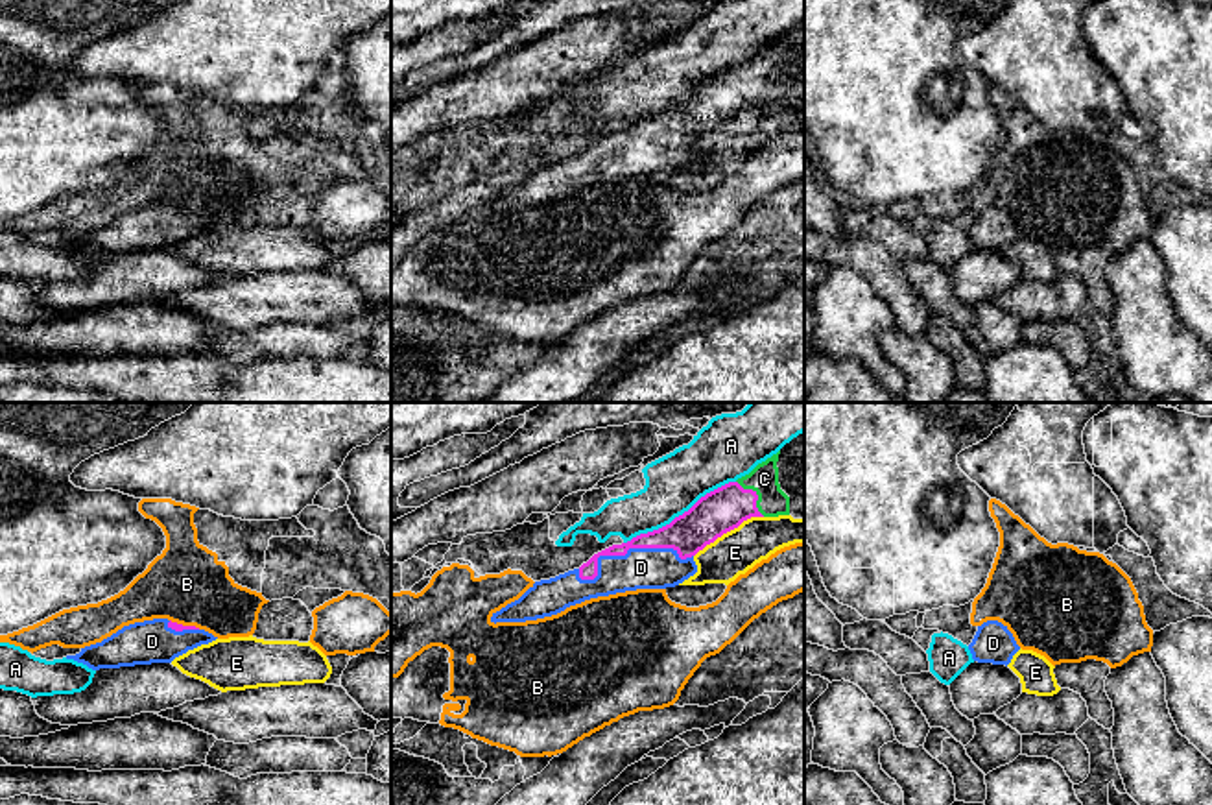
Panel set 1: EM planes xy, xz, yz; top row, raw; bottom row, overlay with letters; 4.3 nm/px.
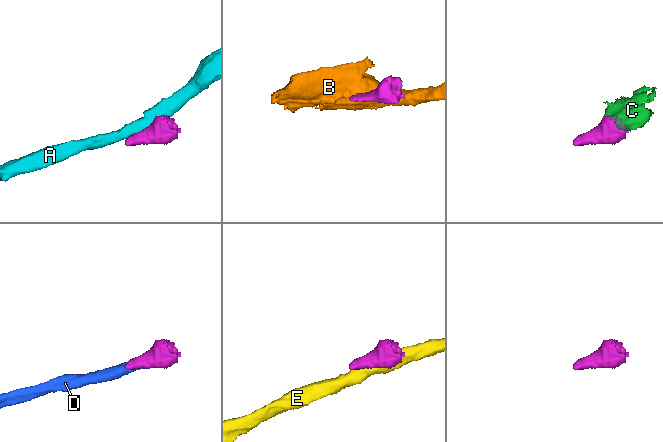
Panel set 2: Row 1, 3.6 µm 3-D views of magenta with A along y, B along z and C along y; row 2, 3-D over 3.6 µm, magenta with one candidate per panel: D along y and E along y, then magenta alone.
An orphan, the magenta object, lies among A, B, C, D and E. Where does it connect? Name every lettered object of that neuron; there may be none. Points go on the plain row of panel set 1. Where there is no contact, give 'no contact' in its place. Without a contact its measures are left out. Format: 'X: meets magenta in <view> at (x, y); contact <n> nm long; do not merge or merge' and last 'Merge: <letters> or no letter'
A: meets magenta in xz at (679, 102); contact 550 nm long; do not merge
B: meets magenta in xy at (185, 213); contact 140 nm long; do not merge
C: meets magenta in xz at (757, 82); contact 200 nm long; merge
D: meets magenta in xz at (628, 135); contact 500 nm long; merge
E: meets magenta in xz at (727, 117); contact 360 nm long; do not merge
Merge: C, D

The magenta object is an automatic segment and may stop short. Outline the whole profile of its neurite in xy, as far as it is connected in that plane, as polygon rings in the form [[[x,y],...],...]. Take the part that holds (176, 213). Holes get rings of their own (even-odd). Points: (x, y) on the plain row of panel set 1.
[[[153,205],[124,212],[101,229],[85,233],[79,240],[66,242],[66,246],[83,249],[92,257],[172,249],[188,236],[216,225],[196,212]]]

